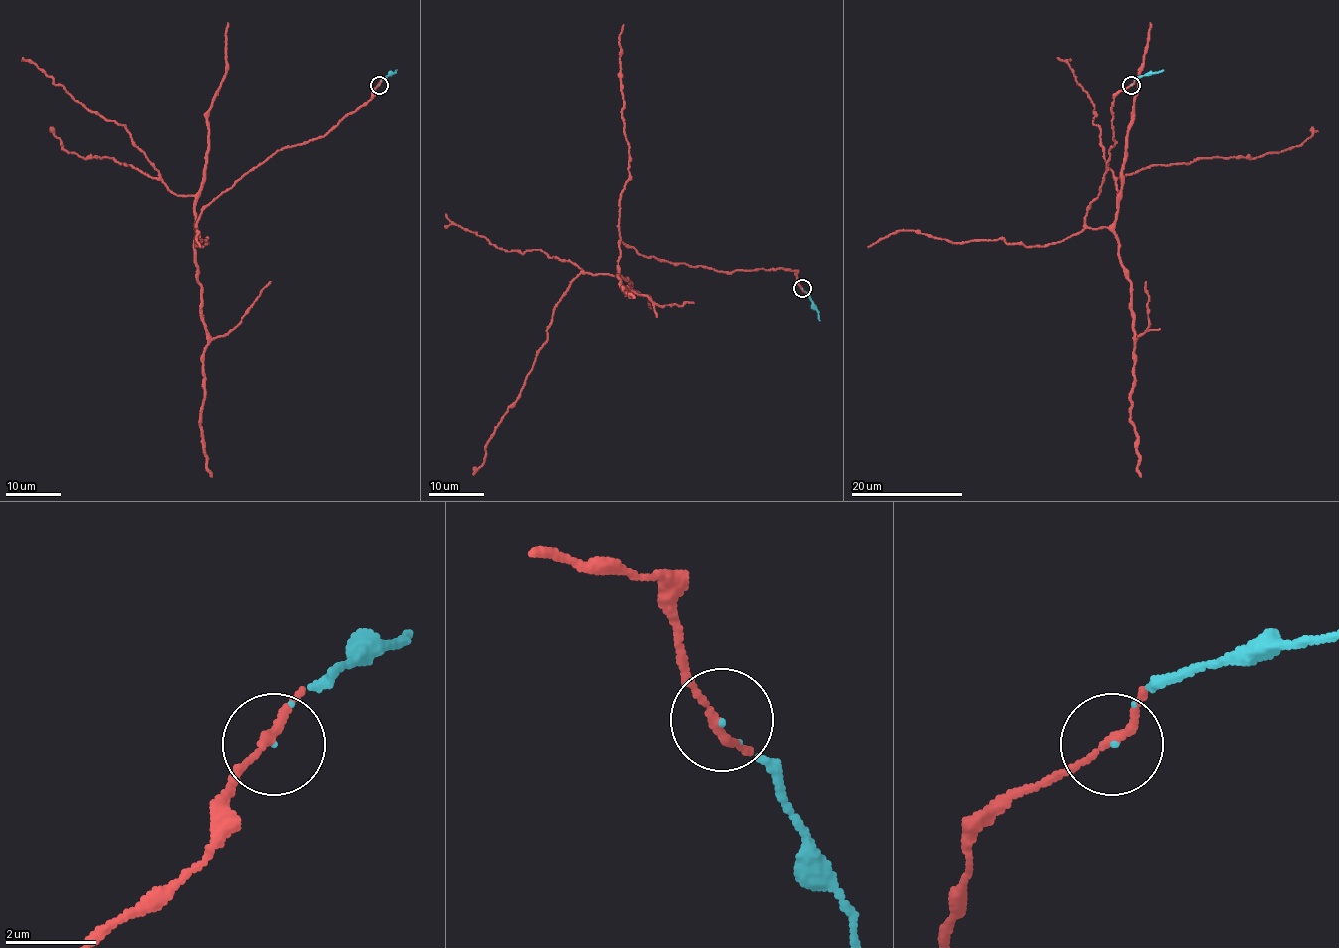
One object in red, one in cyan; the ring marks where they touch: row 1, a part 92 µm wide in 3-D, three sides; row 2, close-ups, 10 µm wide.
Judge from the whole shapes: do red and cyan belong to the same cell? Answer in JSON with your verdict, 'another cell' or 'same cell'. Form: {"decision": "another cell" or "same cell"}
{"decision": "same cell"}

